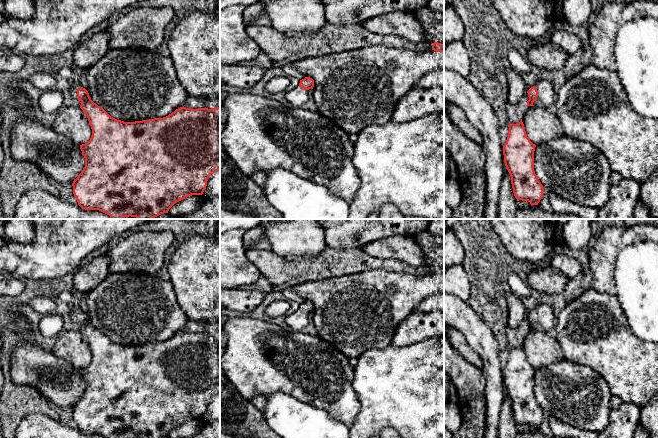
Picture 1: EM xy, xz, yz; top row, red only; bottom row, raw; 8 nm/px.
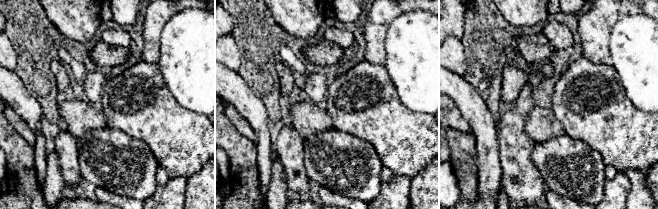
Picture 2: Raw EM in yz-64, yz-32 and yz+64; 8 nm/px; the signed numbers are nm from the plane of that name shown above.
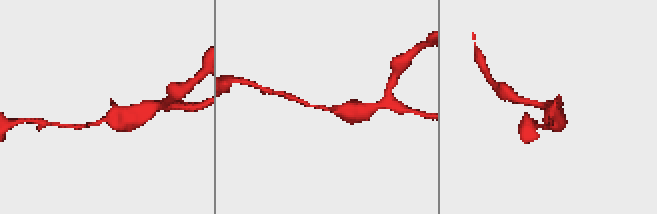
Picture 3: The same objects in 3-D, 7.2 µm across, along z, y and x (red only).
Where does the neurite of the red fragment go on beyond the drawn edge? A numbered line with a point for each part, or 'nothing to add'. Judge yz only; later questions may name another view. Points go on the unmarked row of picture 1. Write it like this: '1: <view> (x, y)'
1: yz (545, 312)

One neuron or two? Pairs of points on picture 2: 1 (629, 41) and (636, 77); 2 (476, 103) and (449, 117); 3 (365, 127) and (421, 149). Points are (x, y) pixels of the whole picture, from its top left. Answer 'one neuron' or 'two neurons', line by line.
1: one neuron
2: two neurons
3: one neuron

